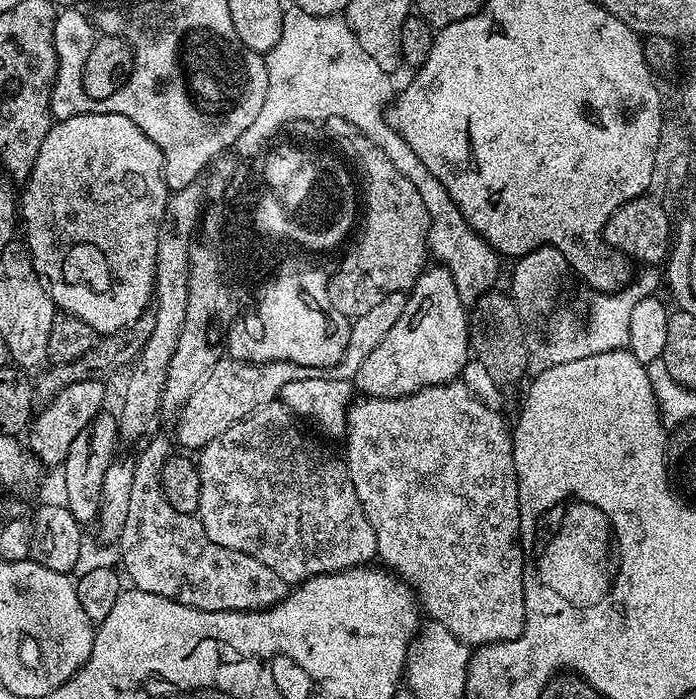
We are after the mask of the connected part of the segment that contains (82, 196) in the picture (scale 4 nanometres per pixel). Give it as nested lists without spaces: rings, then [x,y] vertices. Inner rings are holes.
[[[84,113],[81,116],[56,120],[42,142],[42,150],[23,188],[24,193],[19,193],[18,196],[18,216],[22,221],[22,228],[24,224],[23,239],[32,256],[32,264],[36,267],[36,275],[44,281],[48,294],[52,297],[52,303],[61,313],[77,316],[79,320],[86,322],[86,326],[90,326],[97,334],[123,333],[125,331],[123,328],[130,327],[147,308],[149,311],[154,300],[156,251],[170,195],[169,186],[164,181],[164,159],[158,146],[154,146],[154,142],[150,142],[150,138],[146,138],[146,134],[142,134],[142,130],[138,130],[138,126],[134,126],[134,122],[130,122],[130,118],[122,114]]]

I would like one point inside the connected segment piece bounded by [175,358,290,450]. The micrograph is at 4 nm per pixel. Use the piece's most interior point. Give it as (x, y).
(232, 390)

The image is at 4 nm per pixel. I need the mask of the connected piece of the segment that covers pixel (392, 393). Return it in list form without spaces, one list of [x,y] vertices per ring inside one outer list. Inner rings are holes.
[[[443,266],[425,267],[416,284],[407,293],[406,310],[394,324],[394,330],[382,338],[380,348],[374,350],[372,360],[378,362],[386,352],[396,352],[400,373],[382,384],[385,397],[408,396],[423,388],[451,384],[463,373],[470,360],[468,342],[469,313],[460,300],[450,270]]]

